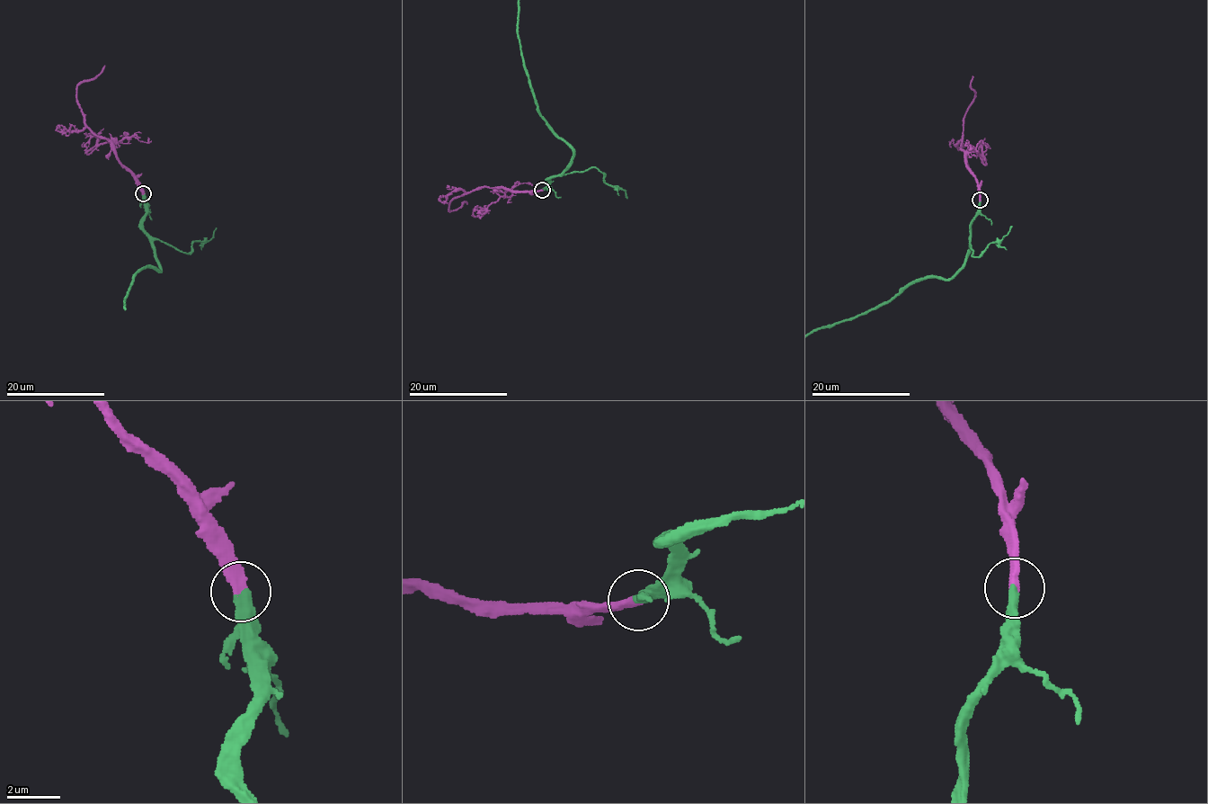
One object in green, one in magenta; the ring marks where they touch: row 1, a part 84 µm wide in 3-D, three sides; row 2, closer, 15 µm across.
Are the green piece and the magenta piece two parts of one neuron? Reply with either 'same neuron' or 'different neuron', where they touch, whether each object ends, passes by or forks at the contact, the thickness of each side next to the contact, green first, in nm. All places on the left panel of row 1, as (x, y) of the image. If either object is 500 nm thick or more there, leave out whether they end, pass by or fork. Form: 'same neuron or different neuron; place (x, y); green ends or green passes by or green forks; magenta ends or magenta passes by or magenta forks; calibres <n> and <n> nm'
same neuron; place (143, 193); green ends; magenta ends; calibres 440 and 420 nm

